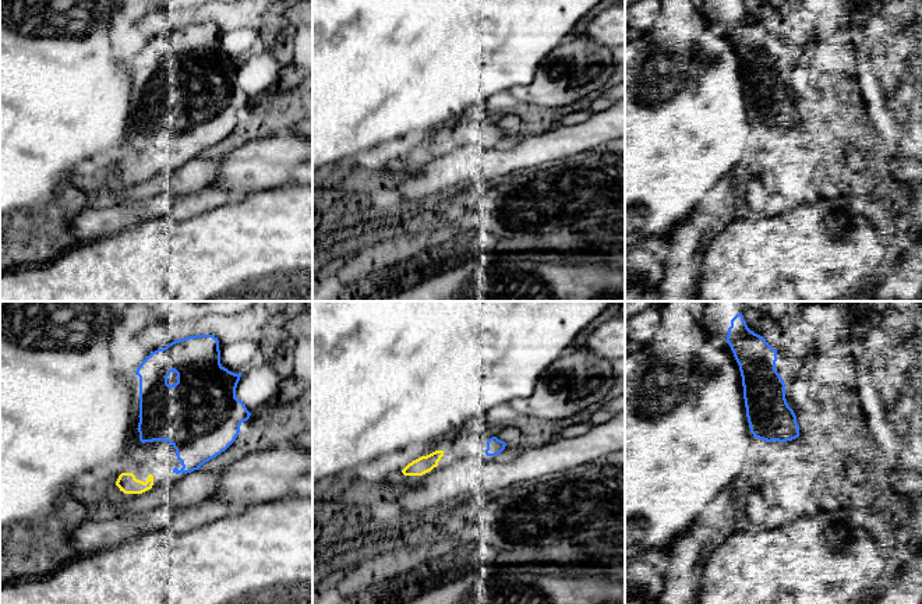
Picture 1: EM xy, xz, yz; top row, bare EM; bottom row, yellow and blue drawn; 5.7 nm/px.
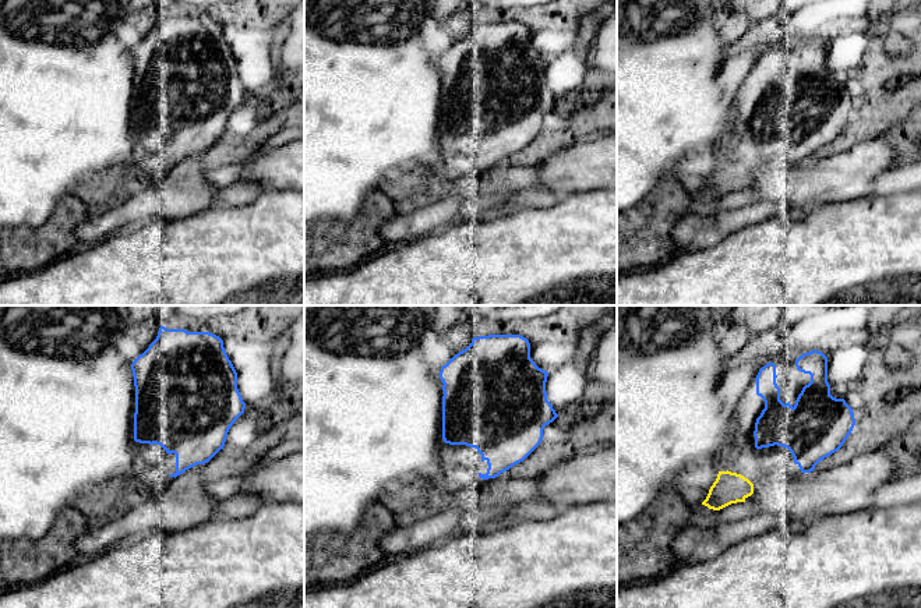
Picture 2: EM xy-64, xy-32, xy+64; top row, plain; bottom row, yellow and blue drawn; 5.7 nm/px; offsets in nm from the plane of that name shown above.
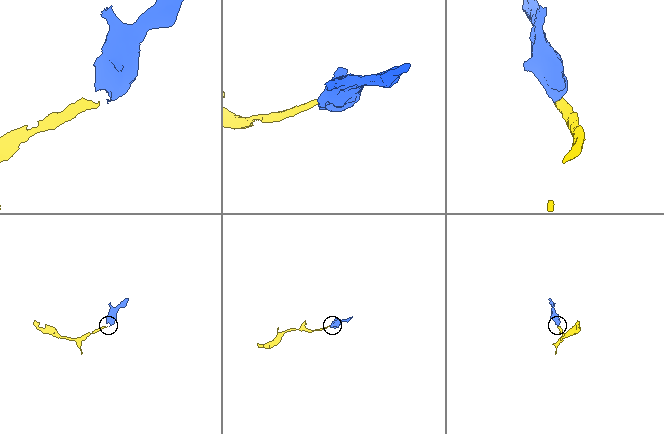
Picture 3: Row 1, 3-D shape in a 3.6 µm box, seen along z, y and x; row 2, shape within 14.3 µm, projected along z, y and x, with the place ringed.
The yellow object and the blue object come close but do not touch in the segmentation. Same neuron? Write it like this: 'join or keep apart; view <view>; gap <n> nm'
join; view xy; gap 120 nm

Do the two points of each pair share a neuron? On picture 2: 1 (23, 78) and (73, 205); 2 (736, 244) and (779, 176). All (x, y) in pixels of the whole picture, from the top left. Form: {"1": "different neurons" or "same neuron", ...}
{"1": "different neurons", "2": "different neurons"}

